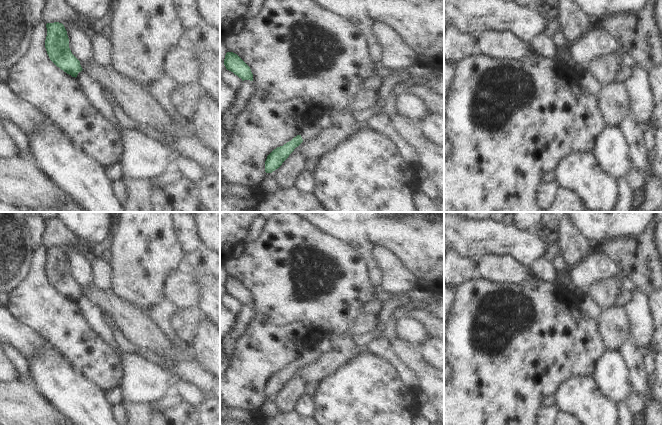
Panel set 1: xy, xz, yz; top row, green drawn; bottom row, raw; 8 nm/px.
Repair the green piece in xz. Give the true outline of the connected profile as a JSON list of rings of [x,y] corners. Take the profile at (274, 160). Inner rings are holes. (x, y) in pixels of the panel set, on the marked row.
[[[317,122],[304,125],[300,135],[297,135],[283,146],[277,147],[267,156],[265,161],[265,172],[272,173],[278,169],[296,147],[302,142],[314,140],[322,130],[322,127]]]

